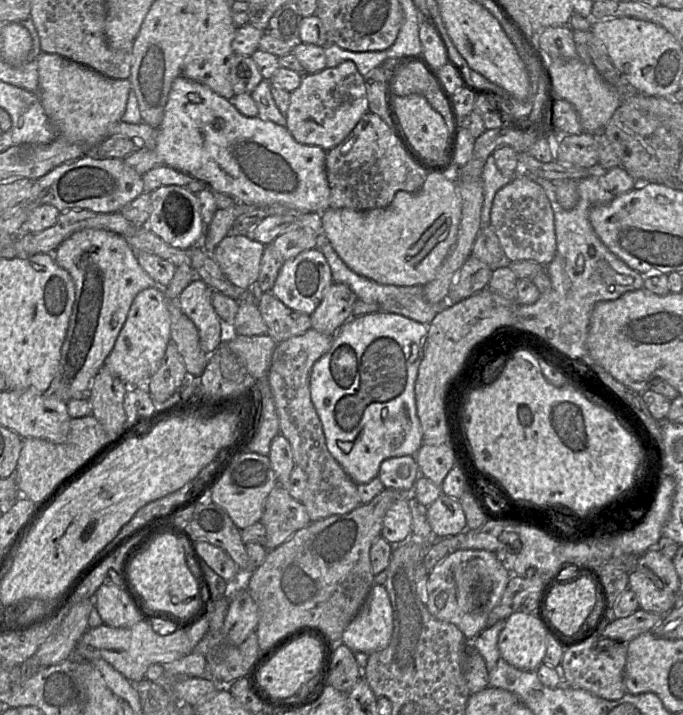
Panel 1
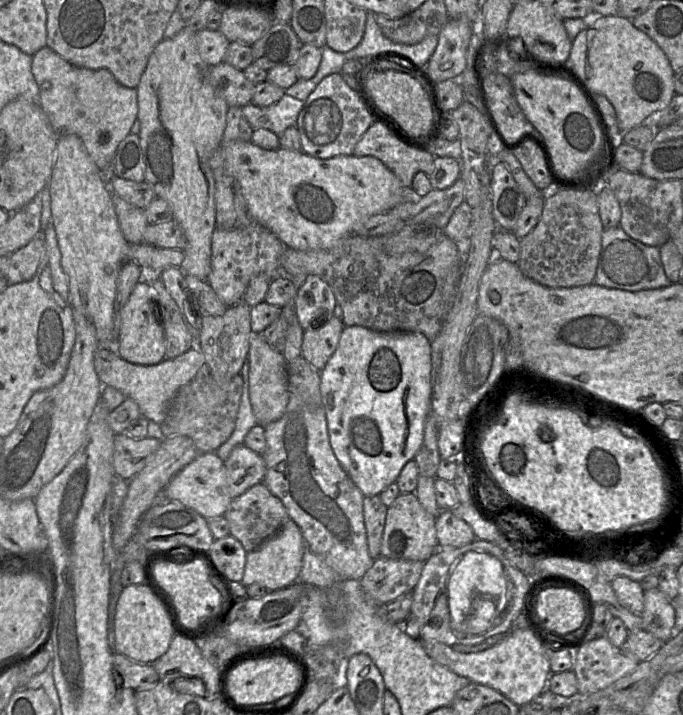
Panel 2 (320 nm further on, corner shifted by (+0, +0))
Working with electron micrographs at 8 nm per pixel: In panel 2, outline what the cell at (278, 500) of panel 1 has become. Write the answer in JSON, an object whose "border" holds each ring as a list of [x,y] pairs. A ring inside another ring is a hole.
{"border":[[[264,483],[255,484],[234,498],[223,516],[229,523],[230,535],[242,544],[246,552],[253,551],[272,537],[290,519],[281,500],[273,495]]]}

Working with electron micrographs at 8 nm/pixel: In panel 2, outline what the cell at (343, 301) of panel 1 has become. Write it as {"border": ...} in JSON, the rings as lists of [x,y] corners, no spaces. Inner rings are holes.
{"border":[[[331,315],[321,327],[311,325],[303,333],[301,356],[316,370],[324,368],[335,352],[344,324],[340,318]]]}

